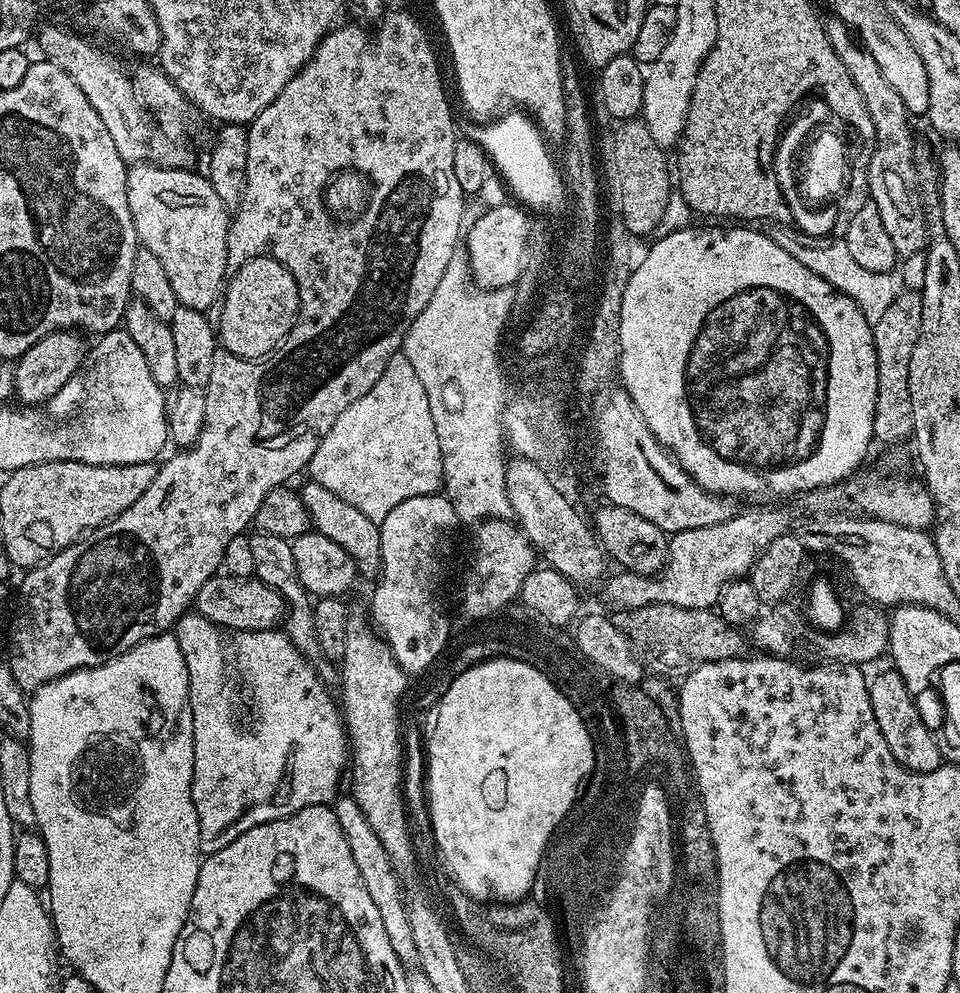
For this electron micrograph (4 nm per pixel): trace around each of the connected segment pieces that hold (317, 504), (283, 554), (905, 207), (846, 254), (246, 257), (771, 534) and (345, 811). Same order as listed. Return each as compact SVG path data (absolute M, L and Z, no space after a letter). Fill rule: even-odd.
M309 479L307 483L305 488L299 489L299 494L308 511L309 525L326 538L330 538L330 542L338 542L338 546L342 546L342 550L346 550L346 554L350 554L350 558L354 558L356 571L363 579L365 576L368 582L375 581L376 577L380 575L382 566L382 550L380 549L382 538L379 523L366 518L366 514L362 514L362 510L350 506L350 502L338 498L338 494L334 494L334 490L326 490L326 486L322 486L317 480Z
M265 532L249 535L248 541L254 557L255 579L278 590L278 594L284 599L286 615L282 621L283 631L287 632L290 642L294 642L299 652L303 652L309 658L315 657L320 647L314 634L314 614L312 613L314 600L298 578L298 570L294 566L292 541L274 538L274 534Z
M835 18L826 24L828 37L834 50L842 58L842 66L854 78L854 86L862 94L866 102L866 110L870 110L870 118L874 122L874 143L868 156L868 194L878 206L878 214L882 214L882 226L886 226L886 234L890 234L894 242L897 257L903 258L910 254L924 252L928 244L925 207L919 195L904 181L904 176L915 177L916 147L912 142L912 128L908 112L904 108L902 98L894 94L894 88L886 78L882 78L882 70L878 70L878 62L853 38L847 24ZM853 40L853 41L852 41Z
M776 226L773 228L776 229L771 229L772 240L778 242L778 246L782 246L782 250L786 250L786 254L791 254L792 257L798 258L798 262L802 262L802 266L806 266L806 270L814 270L814 274L818 274L826 282L830 282L830 286L836 289L837 292L846 294L852 299L858 306L858 310L862 310L862 314L869 324L876 324L878 318L882 318L883 312L890 307L890 302L894 302L898 291L897 281L887 272L865 270L850 255L850 246L846 246L843 242L836 242L836 244L817 242L815 239L805 238L803 235L797 234L788 226Z
M389 11L379 21L378 27L380 26L380 29L377 30L373 40L363 32L362 29L364 28L359 23L349 23L341 23L339 26L333 27L332 31L320 40L314 54L306 62L306 66L302 66L302 70L298 70L298 74L294 74L290 78L290 82L286 82L286 86L282 86L282 94L278 94L278 98L274 98L274 102L270 102L270 106L266 106L266 110L262 110L262 114L258 114L252 119L252 123L247 125L246 190L242 194L242 202L234 209L234 215L228 225L228 257L226 258L226 274L224 275L226 283L222 293L222 303L218 308L218 313L220 312L218 343L214 350L214 370L210 370L210 382L204 389L206 418L198 442L193 444L191 448L177 451L175 453L177 456L170 457L164 465L161 463L154 482L150 482L150 486L146 486L146 494L142 494L142 498L138 498L138 502L134 502L134 506L122 510L122 514L118 514L113 520L108 520L102 527L92 529L76 543L66 546L61 552L51 556L43 564L39 564L37 568L27 569L23 573L24 581L20 584L20 605L16 608L16 617L12 620L12 629L8 632L8 654L6 654L8 668L17 680L18 686L23 690L41 688L46 682L76 672L79 668L97 668L100 664L105 664L122 654L126 654L131 648L147 640L149 636L159 636L175 629L177 620L193 607L198 590L202 590L202 586L221 571L224 551L226 546L230 546L230 538L243 536L249 531L247 528L250 528L250 525L255 521L258 506L262 506L262 498L266 498L266 494L270 494L270 490L287 485L291 481L288 480L291 476L296 476L299 472L303 473L314 458L314 450L318 450L322 438L326 438L326 434L330 434L330 426L334 426L334 422L338 422L338 414L342 414L342 410L346 410L346 406L350 406L350 402L358 402L358 398L362 398L362 394L366 394L366 390L370 390L370 386L374 386L374 382L378 382L378 378L382 378L382 370L386 370L386 362L390 362L393 354L403 349L404 339L414 322L414 318L418 318L418 314L422 314L426 302L430 302L434 290L438 290L438 282L442 282L442 274L446 274L446 266L450 266L450 258L454 258L458 254L459 248L456 247L459 244L461 247L462 244L462 229L465 227L464 203L466 203L462 186L458 186L458 181L454 178L454 146L458 139L458 122L456 126L456 120L452 117L452 108L448 105L448 96L444 93L444 84L440 81L440 64L436 61L436 52L432 49L432 44L428 41L423 26L408 12Z
M758 508L750 512L737 511L734 518L718 522L718 526L702 526L702 530L671 533L668 541L668 563L655 576L643 576L631 570L617 571L617 576L609 575L602 584L604 600L610 607L622 608L621 610L654 603L711 609L719 605L725 586L731 580L747 577L766 546L785 535L793 524L791 514L780 508Z
M351 794L341 795L335 801L334 811L338 818L338 826L342 826L342 832L346 834L346 842L350 845L350 852L354 854L355 865L362 874L362 884L370 893L374 907L382 918L382 926L386 926L386 934L390 938L390 946L394 946L394 954L401 962L415 961L417 959L414 934L410 930L410 914L408 913L409 901L404 900L404 892L400 889L401 873L396 871L392 864L390 854L386 854L386 846L374 834L370 822L366 822L366 814L358 806L355 796Z

